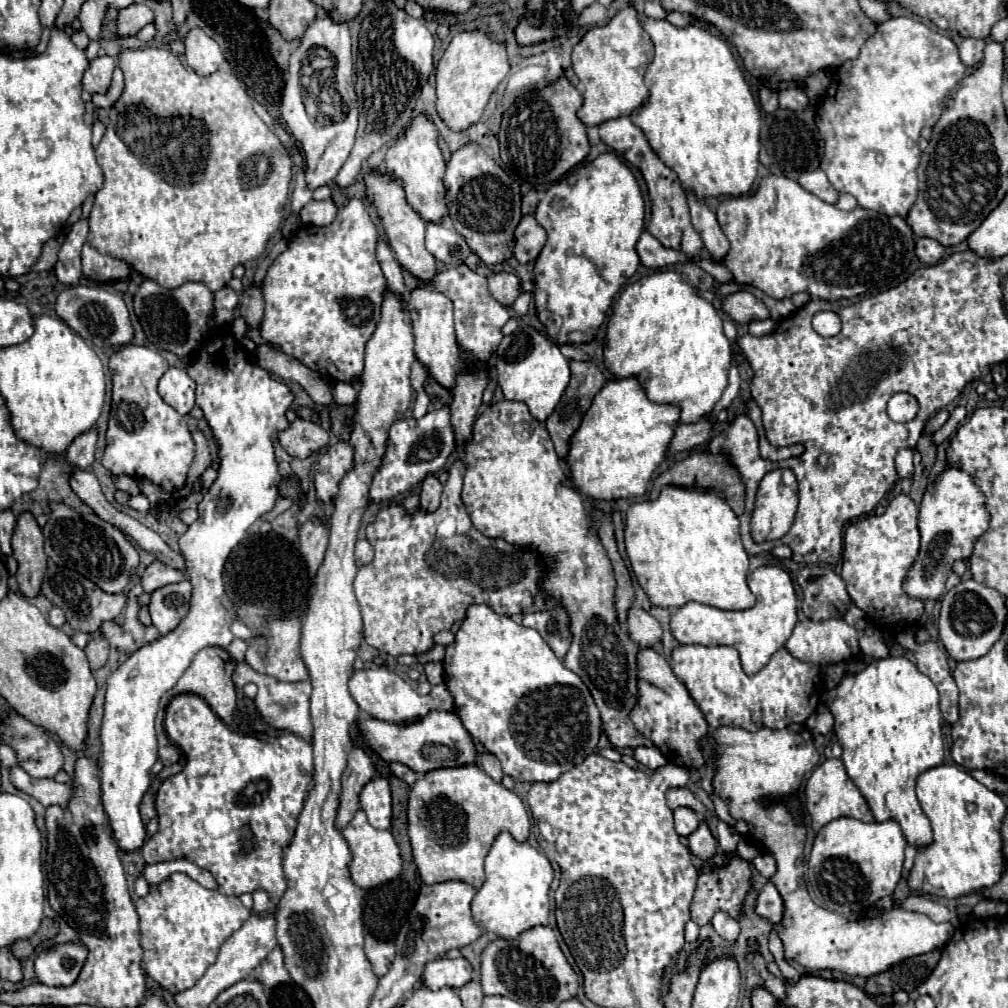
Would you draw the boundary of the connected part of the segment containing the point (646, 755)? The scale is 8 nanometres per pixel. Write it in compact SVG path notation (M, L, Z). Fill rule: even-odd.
M636 747L634 749L634 759L638 763L642 763L644 767L652 769L652 771L658 769L658 767L664 767L668 763L666 757L656 747Z

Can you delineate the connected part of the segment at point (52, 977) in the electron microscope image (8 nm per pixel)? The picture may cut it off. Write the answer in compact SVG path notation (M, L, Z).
M64 943L42 951L34 963L36 977L50 987L68 987L78 979L86 953L86 947L80 943Z

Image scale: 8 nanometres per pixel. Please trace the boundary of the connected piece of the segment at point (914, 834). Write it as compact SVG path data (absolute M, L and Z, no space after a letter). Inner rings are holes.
M886 657L876 659L858 673L846 673L842 681L824 695L824 703L834 715L834 733L844 749L842 761L848 771L848 777L856 783L860 793L866 797L874 819L888 821L894 819L900 823L908 843L918 847L932 841L932 829L928 817L924 815L916 793L916 777L920 771L936 767L944 759L944 741L942 741L942 715L940 715L940 693L934 683L918 671L918 667L906 657Z

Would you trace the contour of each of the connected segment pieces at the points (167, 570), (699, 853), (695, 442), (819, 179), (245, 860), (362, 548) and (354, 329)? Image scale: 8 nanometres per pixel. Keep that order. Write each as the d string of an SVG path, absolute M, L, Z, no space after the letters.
M158 559L146 567L146 571L142 573L142 587L146 593L152 593L164 585L170 583L178 583L184 579L182 571L176 571L174 567L168 567L166 563L160 563Z
M700 823L700 827L688 837L688 851L692 855L696 855L698 859L702 861L708 861L716 855L716 849L718 849L718 841L716 841L716 835L712 833L712 829L708 827L708 823Z
M704 415L696 423L680 423L676 427L674 439L670 443L670 453L688 451L688 449L694 449L694 447L706 443L710 439L712 427L714 427L714 421L708 415Z
M820 169L800 175L798 183L800 183L806 191L810 191L812 195L816 195L818 199L822 199L822 201L826 201L826 203L836 203L836 201L838 201L838 193L834 191L834 187L830 185L828 177L826 177L824 171L820 171Z
M192 693L176 695L170 701L164 729L170 741L174 741L184 753L186 765L180 773L168 777L158 789L156 811L160 825L142 847L144 861L152 865L186 857L194 865L212 873L222 895L238 897L262 889L278 901L288 885L282 867L284 849L292 841L308 785L312 783L312 747L292 733L284 733L272 743L264 743L254 735L230 731L208 703Z
M358 541L356 543L356 561L358 565L368 565L374 559L374 551L372 545L368 541Z
M350 199L350 203L338 209L336 219L328 227L312 227L298 231L290 239L284 253L280 253L270 265L262 295L266 301L264 319L260 325L260 335L266 343L276 345L286 355L298 359L308 369L316 371L326 379L350 381L358 377L364 367L364 345L376 329L380 319L382 291L386 287L384 275L376 261L376 241L378 229L368 215L368 209L362 199Z

